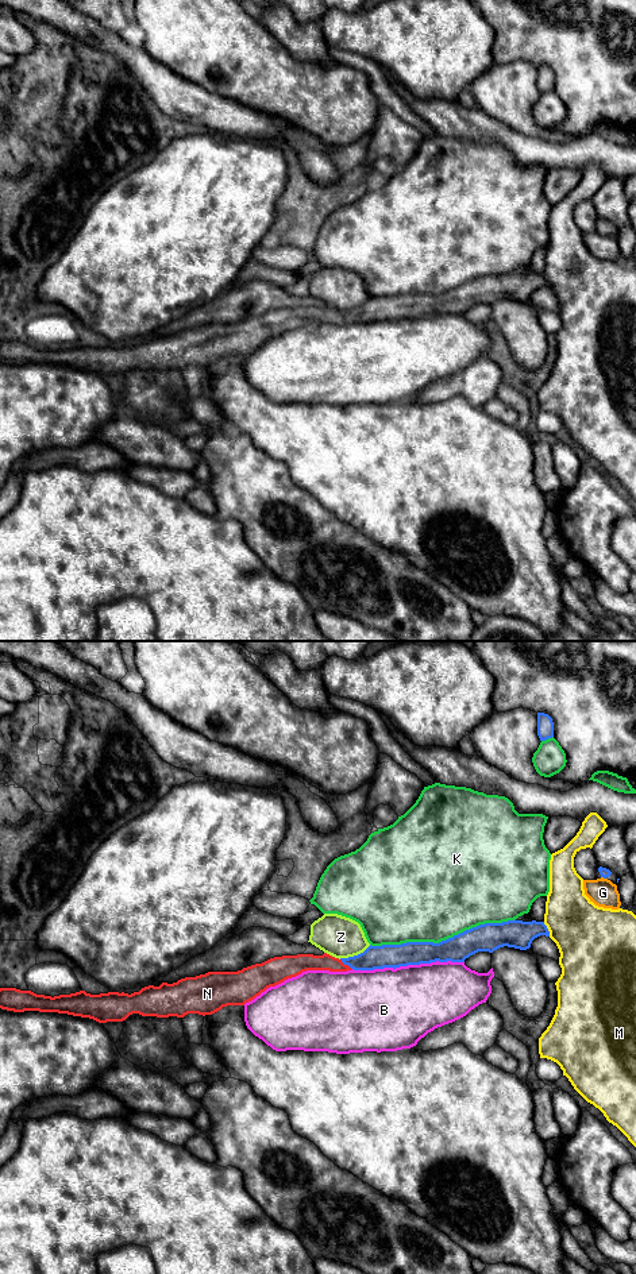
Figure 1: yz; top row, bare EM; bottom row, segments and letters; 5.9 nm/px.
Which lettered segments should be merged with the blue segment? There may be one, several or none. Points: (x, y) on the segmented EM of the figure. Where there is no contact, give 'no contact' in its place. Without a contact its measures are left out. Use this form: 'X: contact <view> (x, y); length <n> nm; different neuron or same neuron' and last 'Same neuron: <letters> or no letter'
B: contact yz (408, 964); length 650 nm; different neuron
G: contact yz (604, 877); length 40 nm; different neuron
K: contact yz (442, 941); length 900 nm; different neuron
M: contact yz (547, 929); length 100 nm; different neuron
N: contact yz (346, 964); length 100 nm; same neuron
Z: contact yz (354, 956); length 200 nm; different neuron
Same neuron: N

